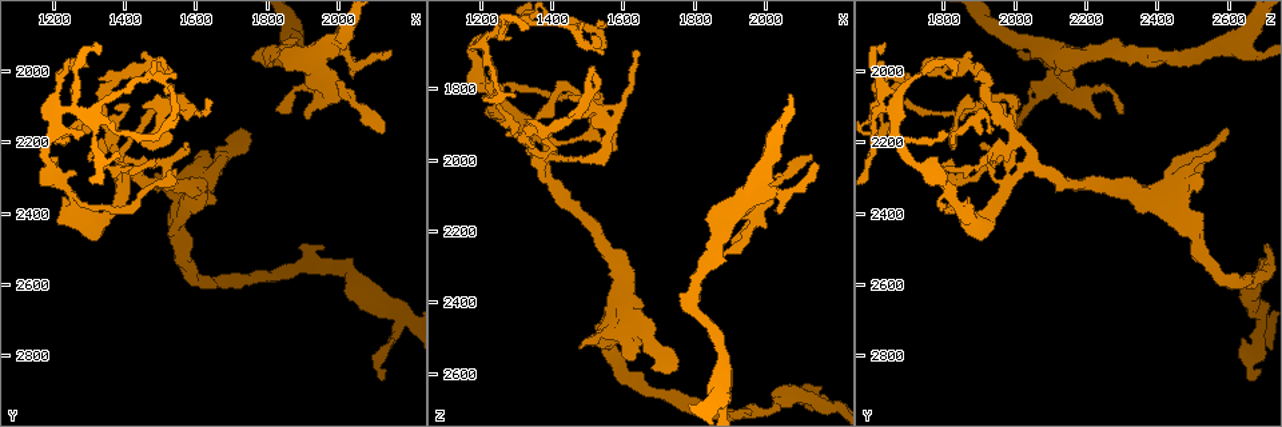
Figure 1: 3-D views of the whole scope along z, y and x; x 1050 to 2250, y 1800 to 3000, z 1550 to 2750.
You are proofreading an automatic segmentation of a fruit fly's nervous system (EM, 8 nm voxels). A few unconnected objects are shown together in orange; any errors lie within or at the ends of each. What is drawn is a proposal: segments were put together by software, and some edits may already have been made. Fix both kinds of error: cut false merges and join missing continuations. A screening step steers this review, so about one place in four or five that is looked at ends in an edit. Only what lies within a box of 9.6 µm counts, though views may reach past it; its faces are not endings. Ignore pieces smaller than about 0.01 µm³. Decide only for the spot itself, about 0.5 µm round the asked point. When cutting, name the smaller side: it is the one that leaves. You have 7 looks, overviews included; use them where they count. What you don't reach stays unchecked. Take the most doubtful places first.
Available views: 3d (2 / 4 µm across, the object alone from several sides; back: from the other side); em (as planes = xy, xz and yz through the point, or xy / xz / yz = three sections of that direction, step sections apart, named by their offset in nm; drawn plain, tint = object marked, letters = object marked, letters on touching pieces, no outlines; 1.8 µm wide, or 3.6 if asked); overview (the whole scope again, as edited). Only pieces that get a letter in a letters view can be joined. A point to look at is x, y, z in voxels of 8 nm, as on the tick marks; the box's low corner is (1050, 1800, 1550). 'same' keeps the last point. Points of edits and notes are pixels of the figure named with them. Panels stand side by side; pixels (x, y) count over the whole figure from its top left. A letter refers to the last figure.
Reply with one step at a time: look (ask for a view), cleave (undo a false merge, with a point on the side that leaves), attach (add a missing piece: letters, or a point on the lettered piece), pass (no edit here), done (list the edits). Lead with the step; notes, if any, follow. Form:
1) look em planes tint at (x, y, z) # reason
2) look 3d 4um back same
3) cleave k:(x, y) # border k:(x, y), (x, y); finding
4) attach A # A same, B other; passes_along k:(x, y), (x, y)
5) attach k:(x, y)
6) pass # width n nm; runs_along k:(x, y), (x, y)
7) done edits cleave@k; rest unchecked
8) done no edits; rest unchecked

look 3d 4um at (2030, 1960, 2140) # branch stops here

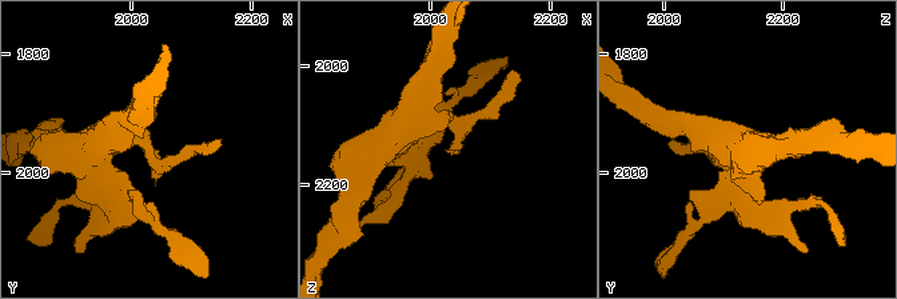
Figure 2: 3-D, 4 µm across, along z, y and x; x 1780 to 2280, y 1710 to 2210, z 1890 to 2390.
look em xz step 16 tint at (2040, 1960, 2150) # arm_widths 180, 400 nm; shape alone is not enough

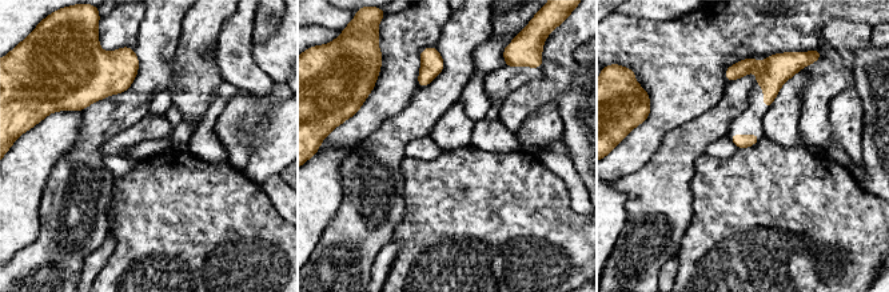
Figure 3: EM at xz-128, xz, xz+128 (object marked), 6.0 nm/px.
look em planes letters same

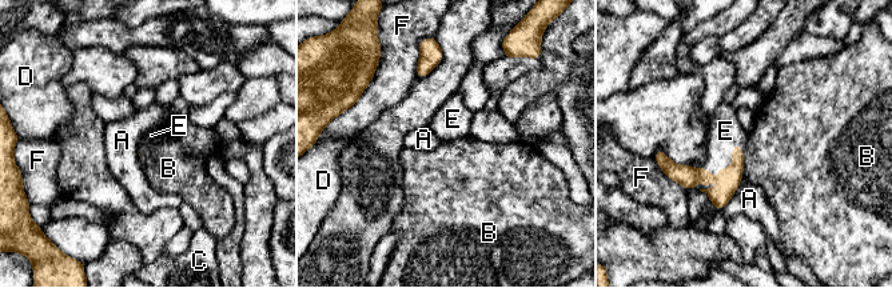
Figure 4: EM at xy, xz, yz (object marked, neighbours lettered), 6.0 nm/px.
attach E # A other, B other, C other, D other, E same, F other; the neuron continues

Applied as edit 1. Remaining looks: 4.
look 3d 4um at (2120, 2170, 2000) # free end

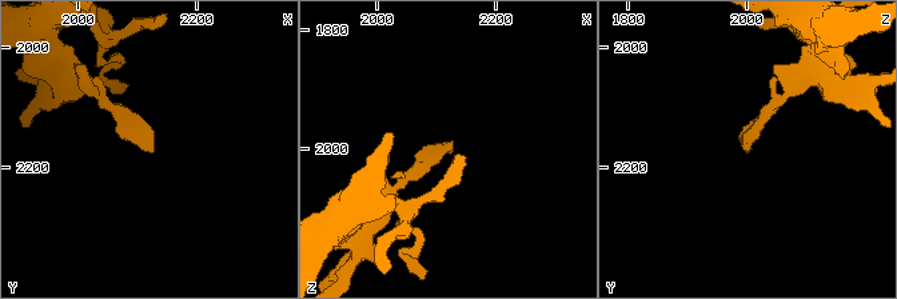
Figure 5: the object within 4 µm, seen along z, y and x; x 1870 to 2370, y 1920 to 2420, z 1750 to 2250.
look em planes tint at (2125, 2175, 2000)

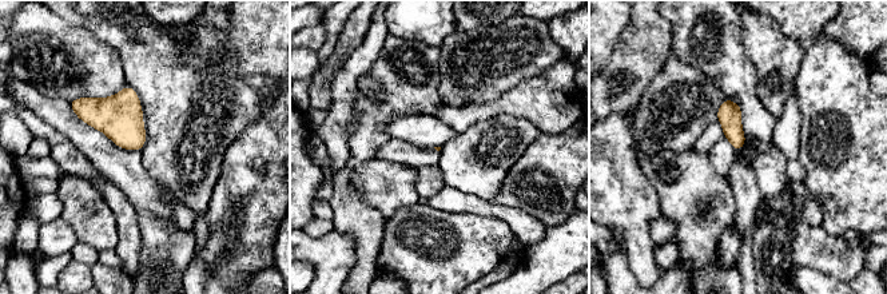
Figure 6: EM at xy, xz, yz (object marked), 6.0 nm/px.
look em planes letters same

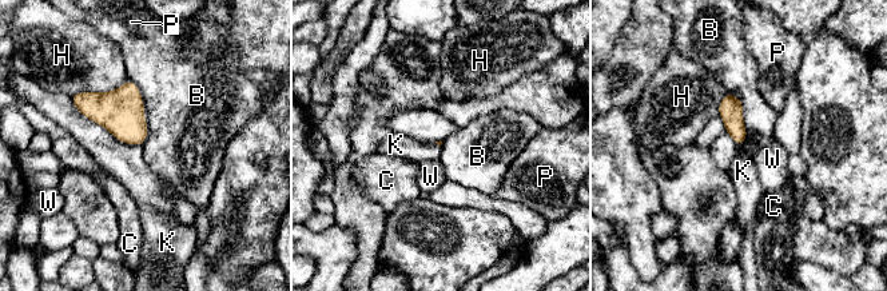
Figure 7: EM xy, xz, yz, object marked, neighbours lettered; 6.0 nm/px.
pass # B other, C other, H other, K other, P other, W other; border 7:(130, 79), (143, 107), (142, 144); none of them fits

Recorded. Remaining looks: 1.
look em planes letters at (1240, 1970, 1800)

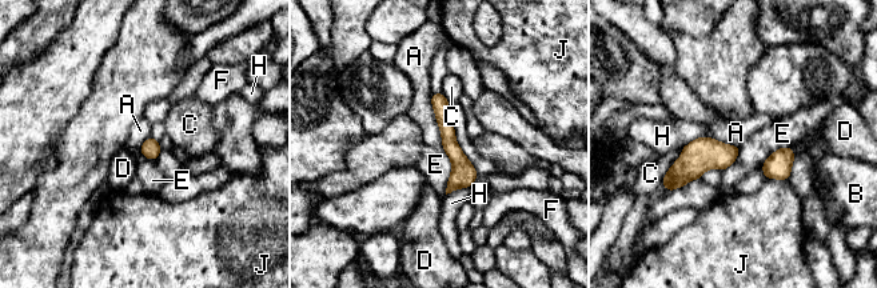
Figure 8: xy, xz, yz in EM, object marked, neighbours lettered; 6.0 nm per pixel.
pass # A other, B other, C other, D other, E other, F other, H other, J other; runs_along 8:(435, 96), (447, 140), (469, 183); one neuron here

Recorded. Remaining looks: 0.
done edits attach@4; rest unchecked

